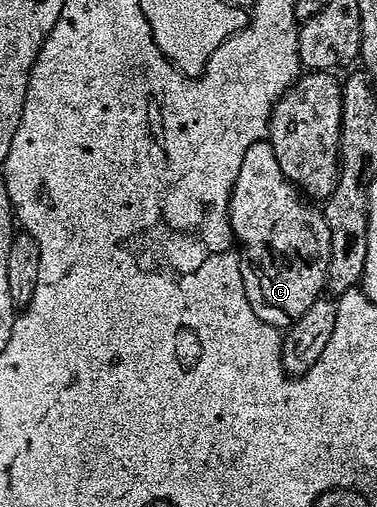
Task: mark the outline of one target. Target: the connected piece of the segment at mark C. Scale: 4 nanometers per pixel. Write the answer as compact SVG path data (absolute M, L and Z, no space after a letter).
M269 141L251 144L251 148L243 152L243 164L239 164L239 176L235 176L227 207L229 223L241 255L241 275L247 300L259 320L278 328L287 328L299 320L299 316L303 316L303 312L307 312L326 289L331 234L324 213L313 206L316 205L306 201L297 187L283 176L283 168L279 168L279 160L275 160L273 145Z

